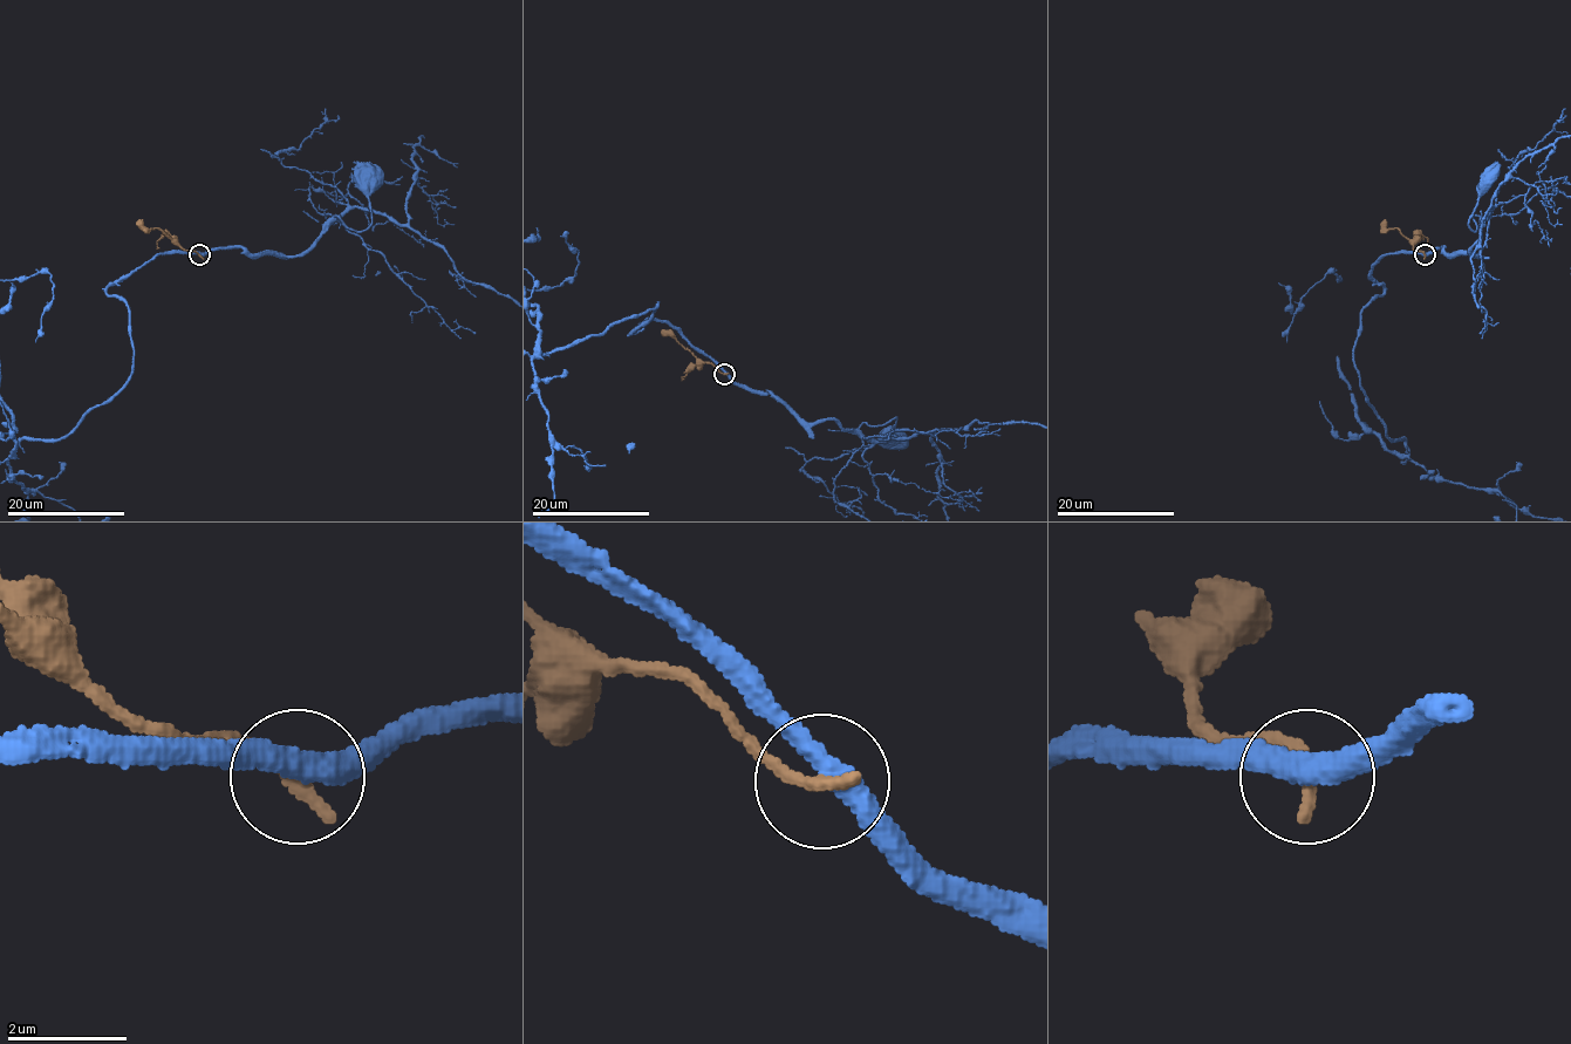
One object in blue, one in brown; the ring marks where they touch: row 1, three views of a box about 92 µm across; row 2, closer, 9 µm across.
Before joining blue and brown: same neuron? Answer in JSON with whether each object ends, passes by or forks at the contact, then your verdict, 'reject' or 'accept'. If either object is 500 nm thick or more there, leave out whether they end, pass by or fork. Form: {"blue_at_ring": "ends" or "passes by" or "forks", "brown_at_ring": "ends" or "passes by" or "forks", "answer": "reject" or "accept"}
{"blue_at_ring": "passes by", "brown_at_ring": "ends", "answer": "reject"}

